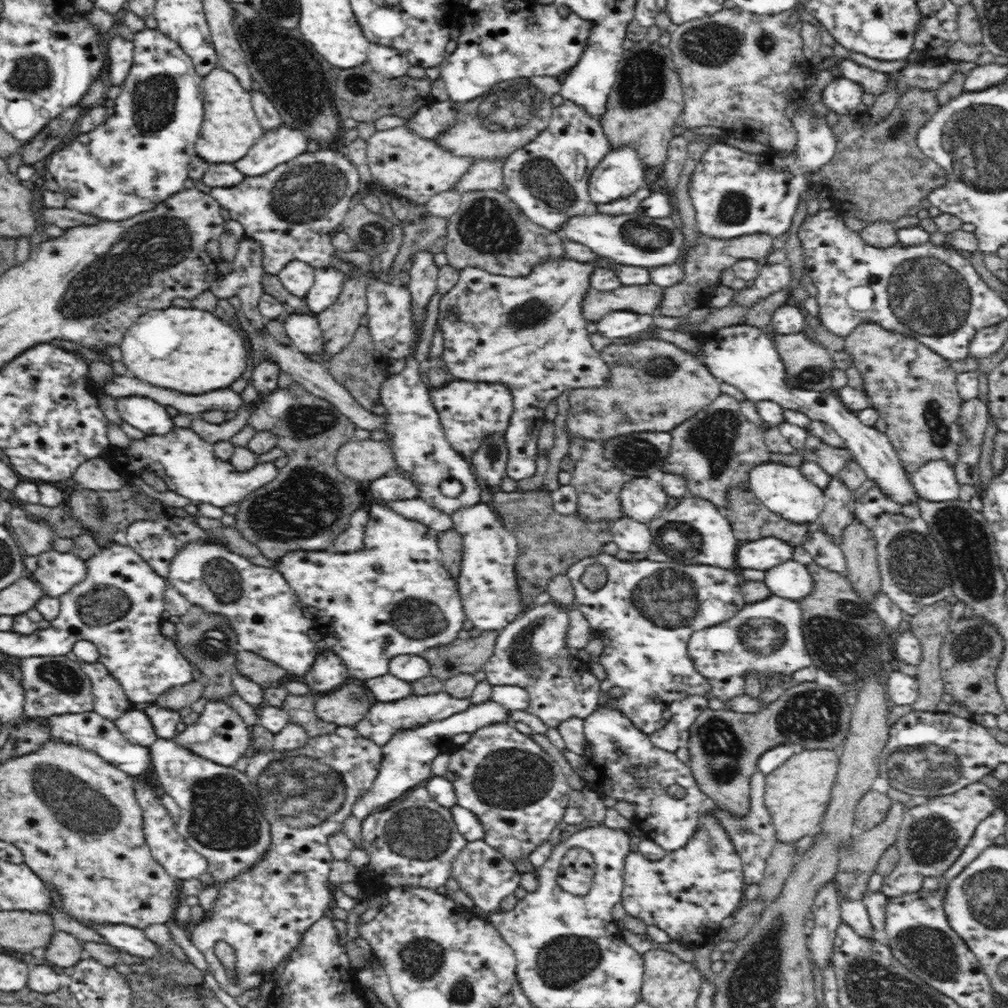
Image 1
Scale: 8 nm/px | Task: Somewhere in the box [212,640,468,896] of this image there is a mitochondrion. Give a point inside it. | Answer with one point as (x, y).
(299, 793)

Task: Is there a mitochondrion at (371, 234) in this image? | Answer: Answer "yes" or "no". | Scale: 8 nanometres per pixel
yes

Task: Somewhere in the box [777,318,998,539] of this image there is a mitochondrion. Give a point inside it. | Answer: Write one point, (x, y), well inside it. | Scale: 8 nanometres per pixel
(939, 434)

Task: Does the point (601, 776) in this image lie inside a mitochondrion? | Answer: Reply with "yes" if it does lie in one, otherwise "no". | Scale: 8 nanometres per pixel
no

